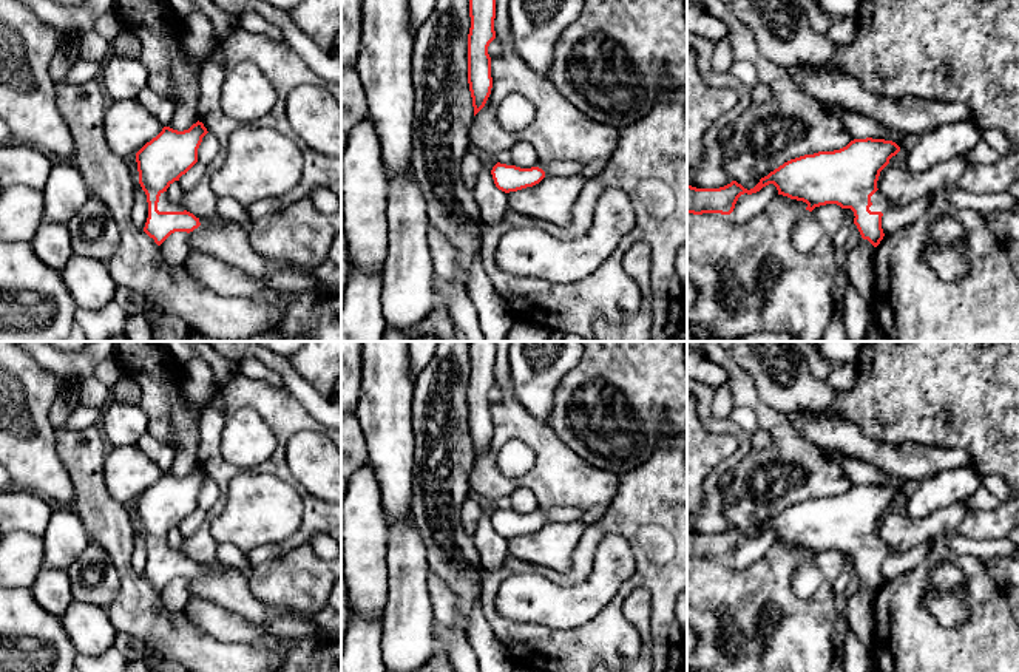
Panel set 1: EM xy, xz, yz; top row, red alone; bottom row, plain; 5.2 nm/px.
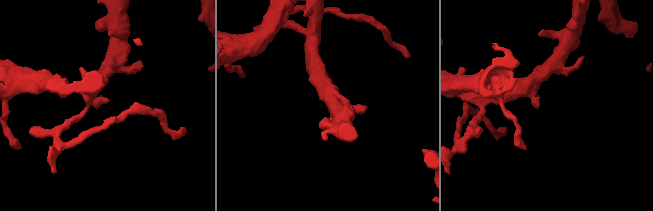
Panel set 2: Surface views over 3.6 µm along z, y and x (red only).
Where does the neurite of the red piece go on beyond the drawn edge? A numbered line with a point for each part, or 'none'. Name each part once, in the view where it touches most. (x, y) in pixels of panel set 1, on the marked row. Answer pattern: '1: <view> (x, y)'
1: xy (164, 204)

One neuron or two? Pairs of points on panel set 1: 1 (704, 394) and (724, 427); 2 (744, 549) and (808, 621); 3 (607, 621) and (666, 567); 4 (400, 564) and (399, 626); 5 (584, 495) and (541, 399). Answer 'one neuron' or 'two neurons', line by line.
1: one neuron
2: two neurons
3: one neuron
4: one neuron
5: two neurons

